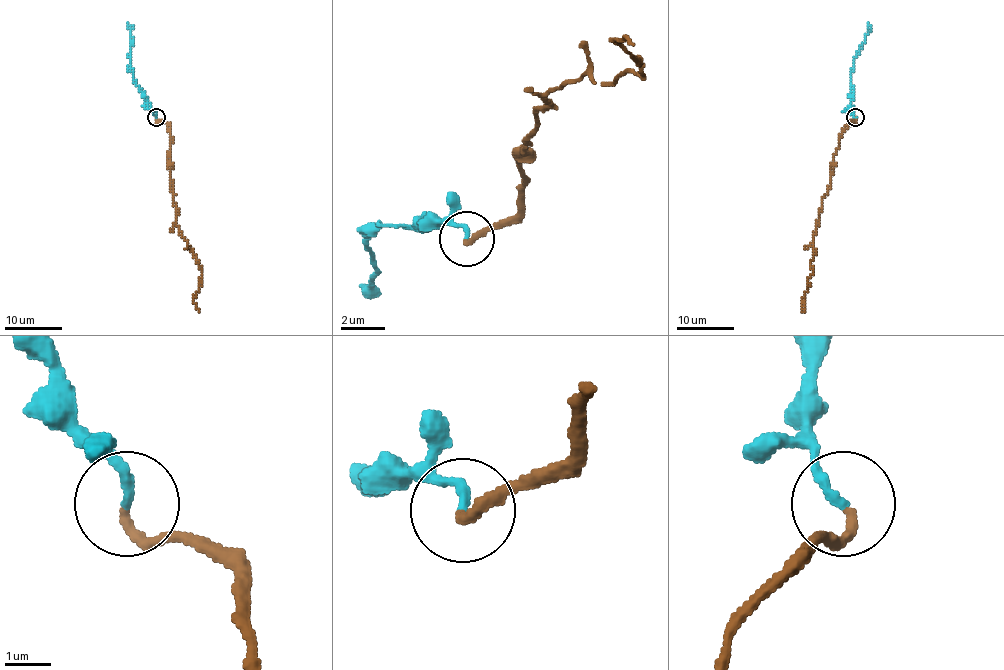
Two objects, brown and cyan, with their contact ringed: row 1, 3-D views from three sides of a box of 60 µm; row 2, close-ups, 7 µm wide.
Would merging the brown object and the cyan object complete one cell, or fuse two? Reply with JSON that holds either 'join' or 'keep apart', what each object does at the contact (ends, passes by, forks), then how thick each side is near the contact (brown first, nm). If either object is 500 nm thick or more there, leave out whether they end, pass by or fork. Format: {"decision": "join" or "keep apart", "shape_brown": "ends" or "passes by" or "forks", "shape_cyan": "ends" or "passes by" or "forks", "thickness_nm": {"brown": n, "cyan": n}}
{"decision": "join", "shape_brown": "ends", "shape_cyan": "ends", "thickness_nm": {"brown": 220, "cyan": 200}}

